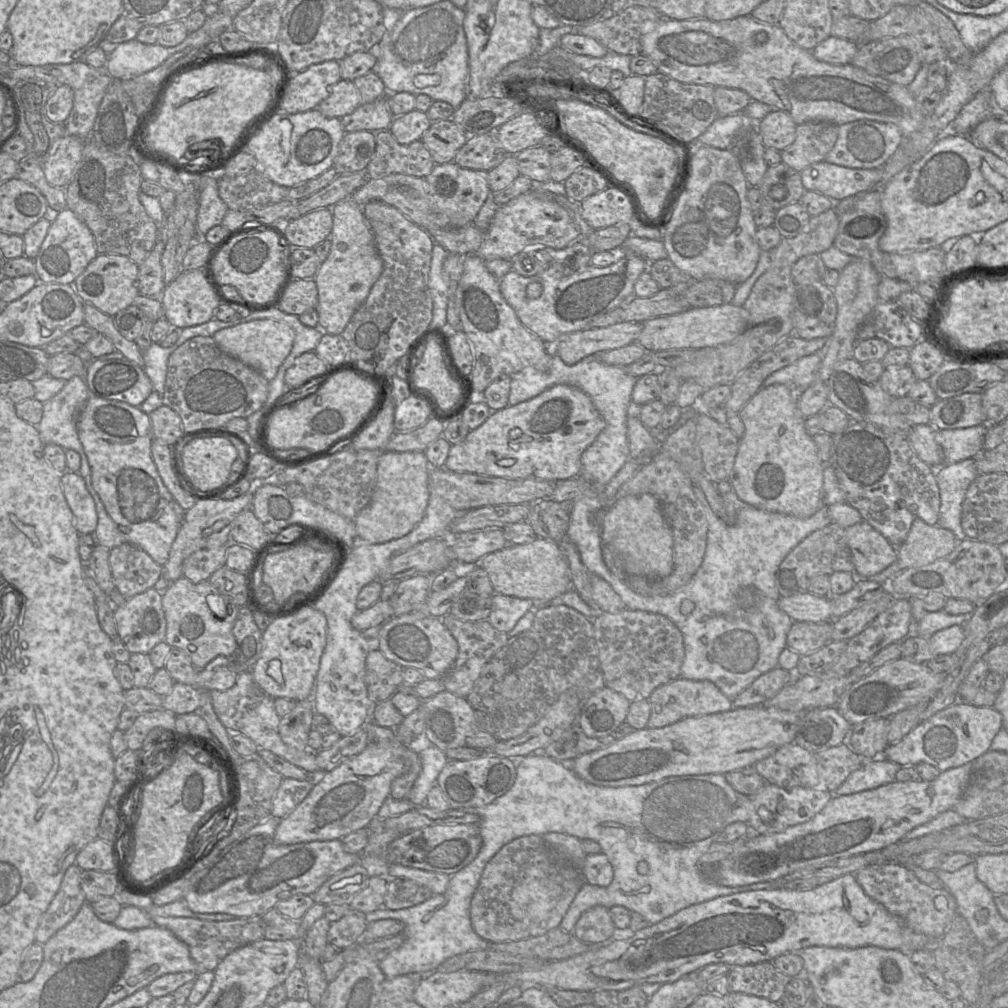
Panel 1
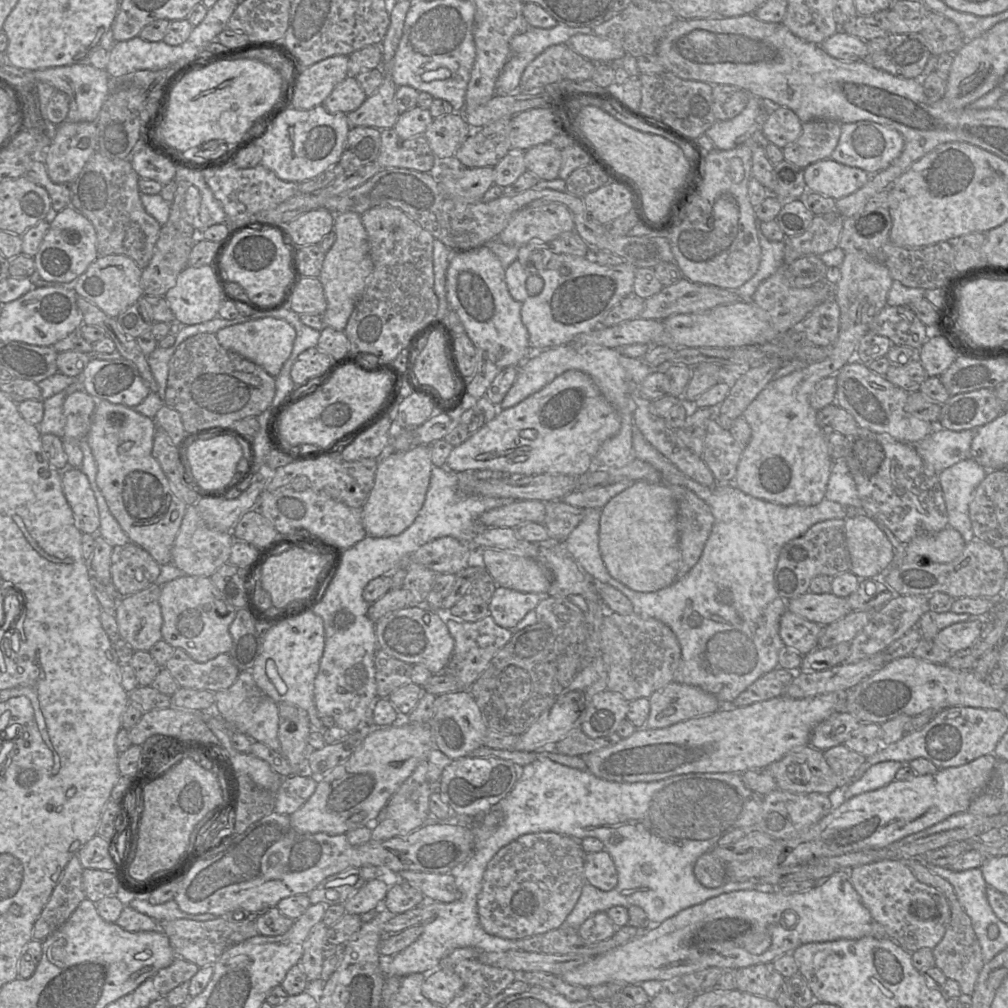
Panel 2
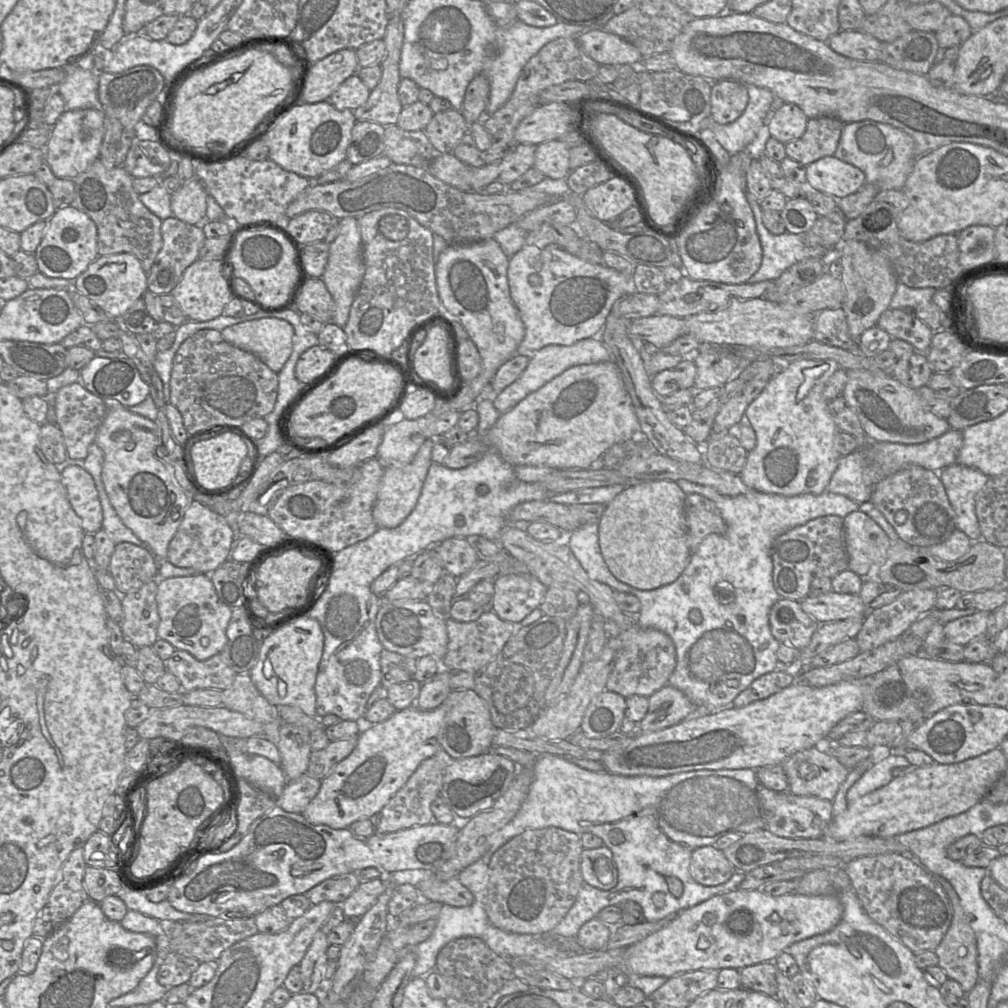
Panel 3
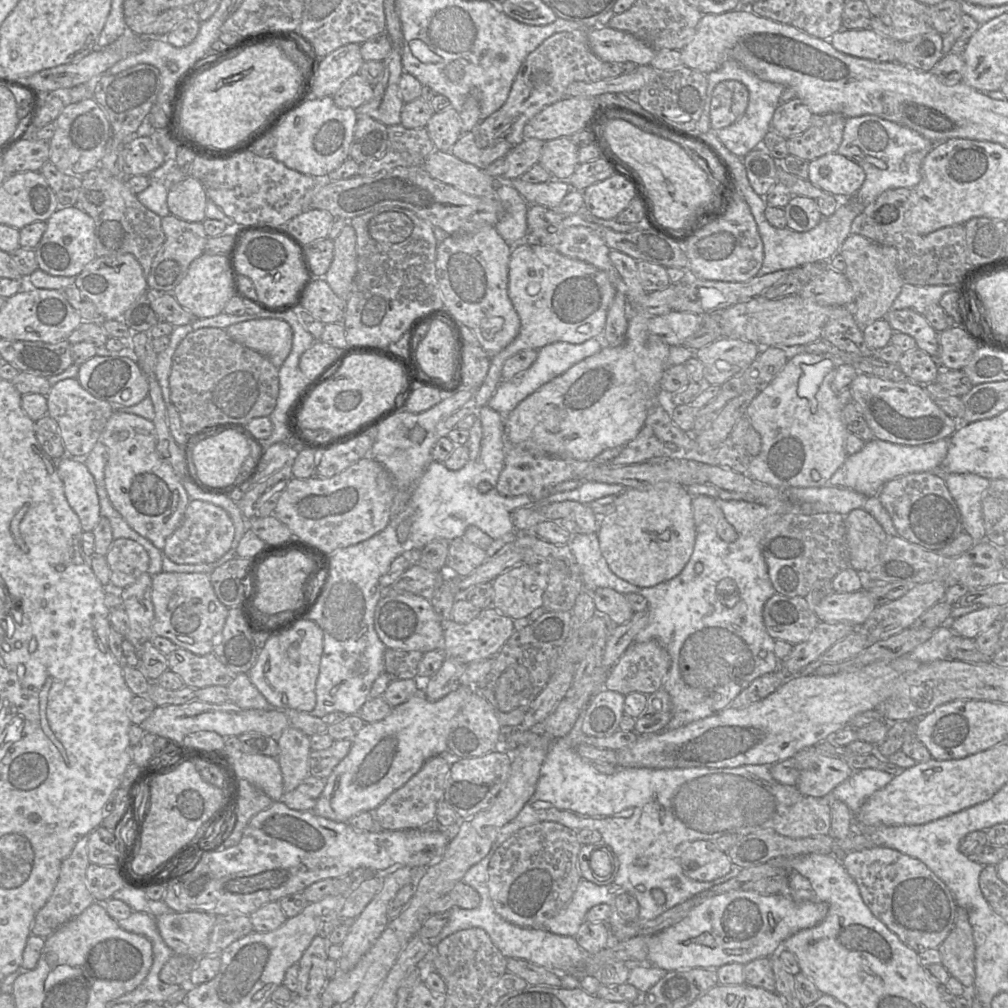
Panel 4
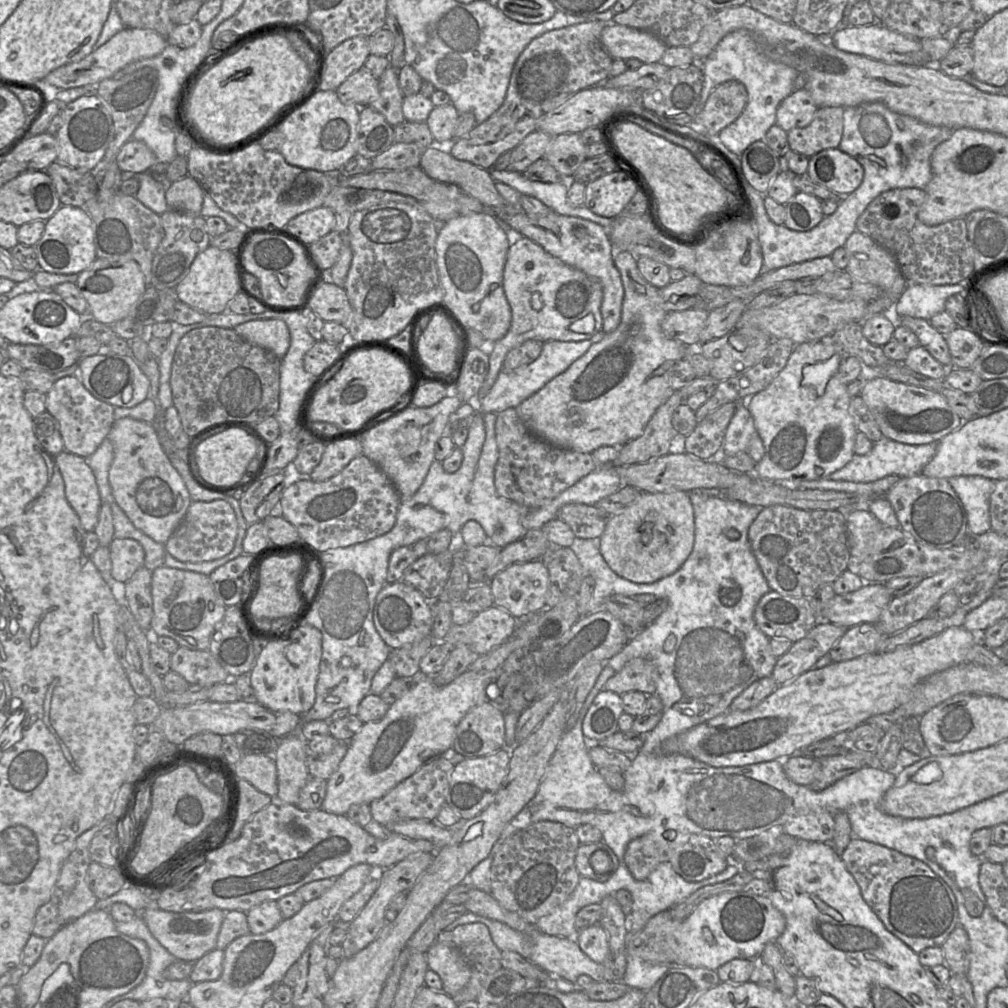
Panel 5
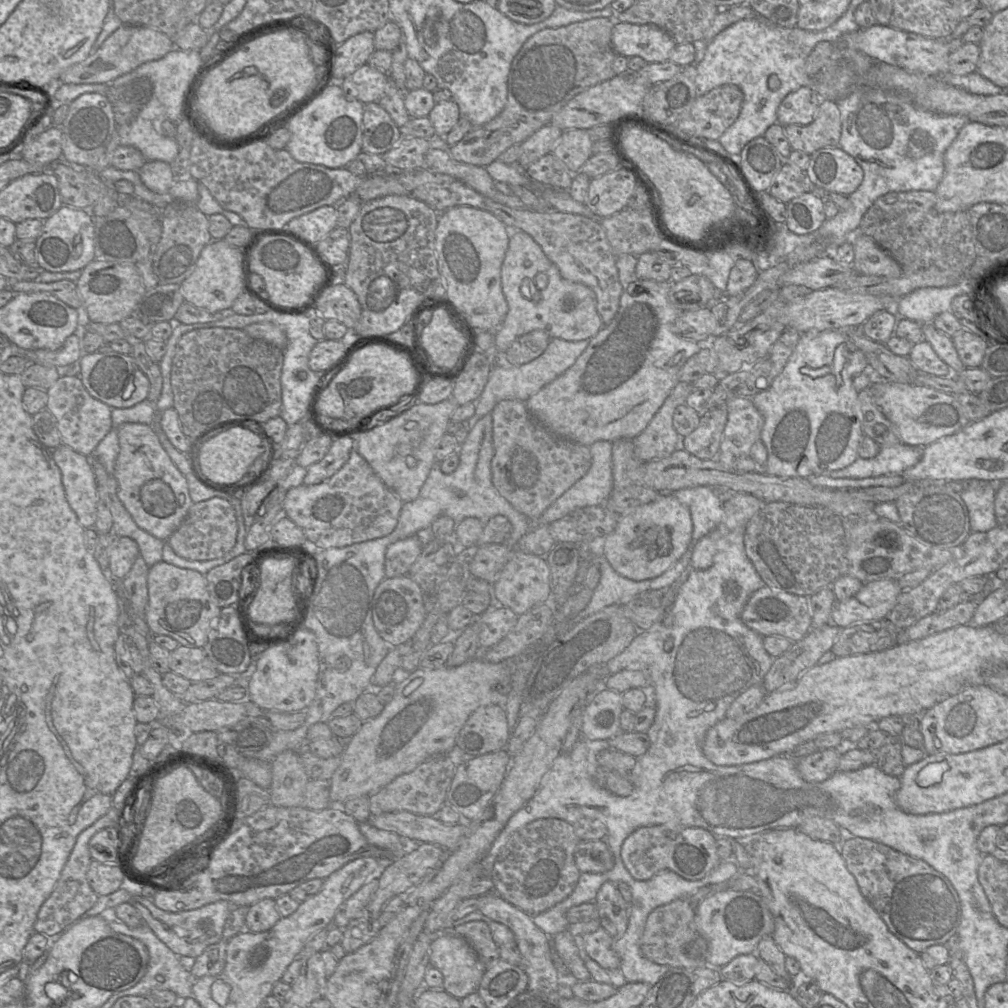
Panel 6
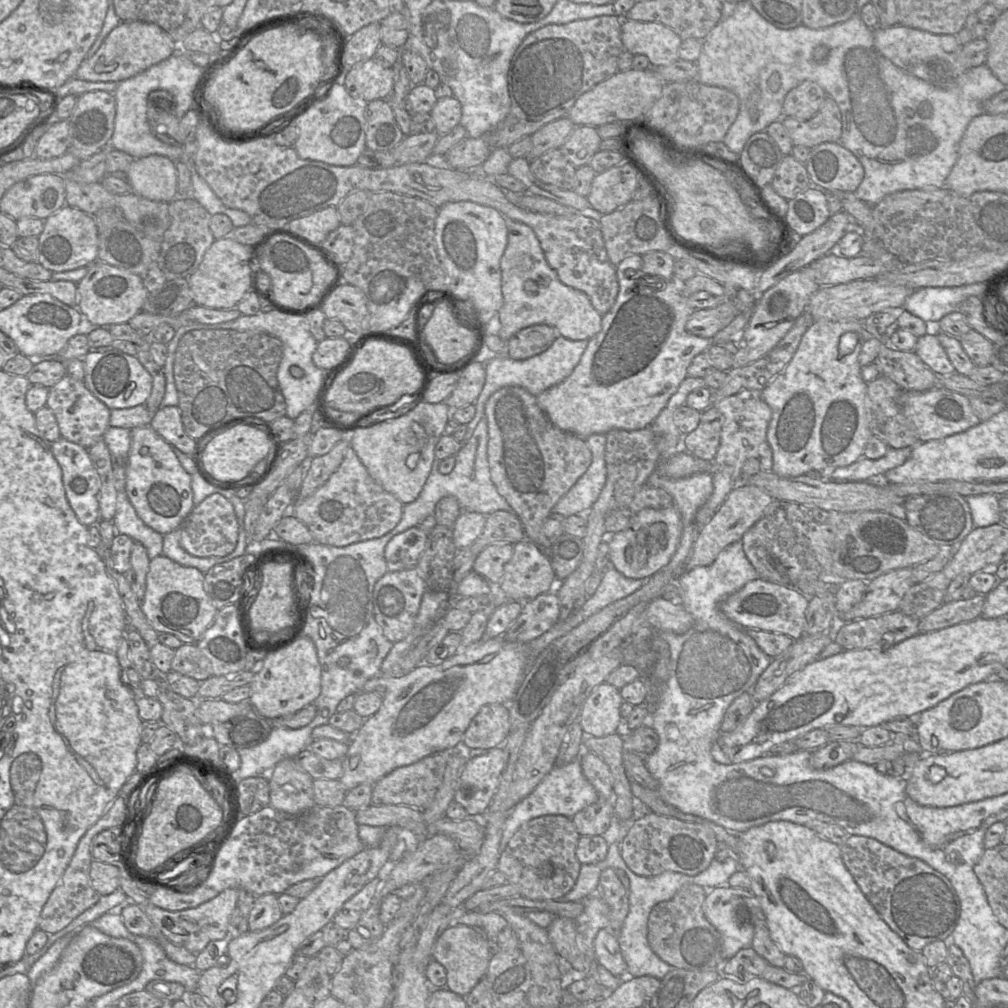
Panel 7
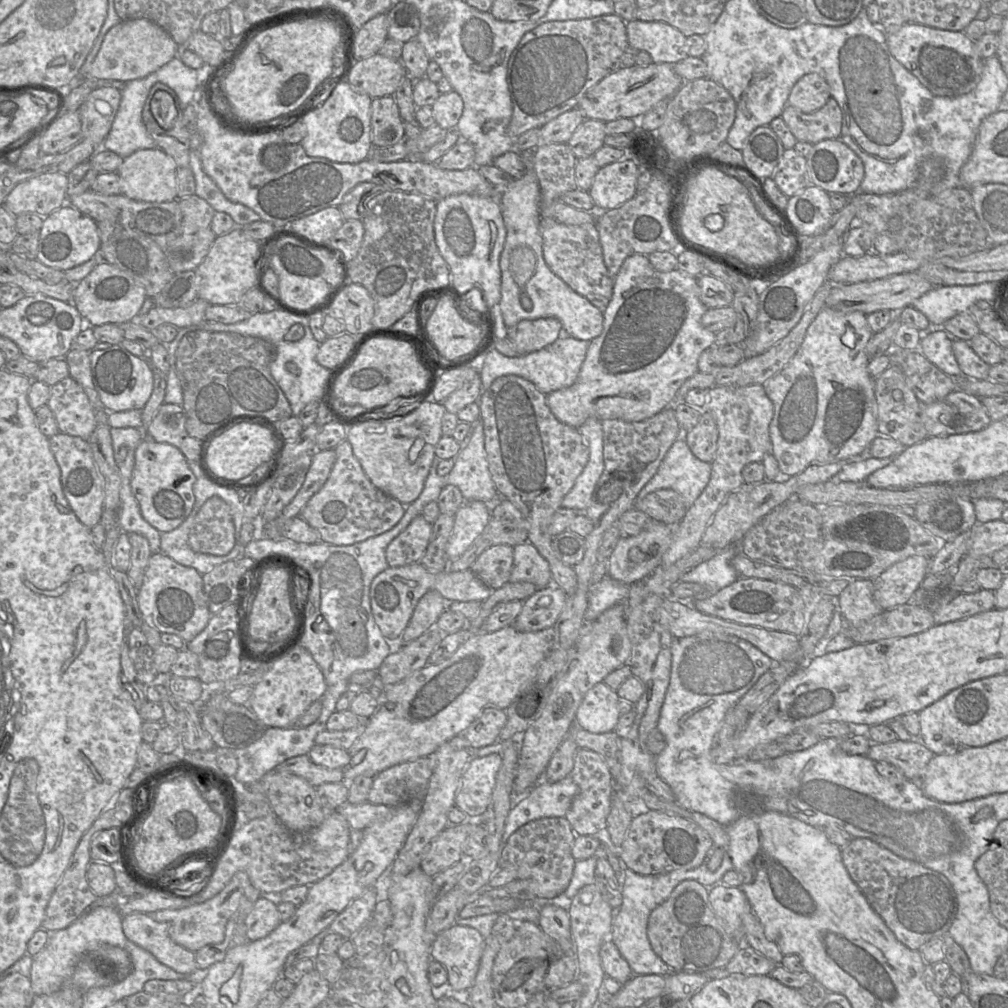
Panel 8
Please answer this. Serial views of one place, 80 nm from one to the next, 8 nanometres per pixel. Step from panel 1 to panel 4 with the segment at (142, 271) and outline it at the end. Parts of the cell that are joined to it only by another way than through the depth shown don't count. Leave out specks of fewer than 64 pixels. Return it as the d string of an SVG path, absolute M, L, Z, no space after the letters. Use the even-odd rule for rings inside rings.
M172 214L161 218L165 241L153 258L150 273L147 277L148 288L165 293L172 293L185 276L191 262L204 253L208 235L201 222L187 222Z

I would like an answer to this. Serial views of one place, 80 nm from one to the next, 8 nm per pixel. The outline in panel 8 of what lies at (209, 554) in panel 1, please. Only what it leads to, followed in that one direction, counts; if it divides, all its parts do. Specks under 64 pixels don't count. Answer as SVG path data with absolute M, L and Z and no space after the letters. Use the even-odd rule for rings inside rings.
M220 497L209 498L198 511L188 543L198 553L227 555L234 547L235 526L229 505Z

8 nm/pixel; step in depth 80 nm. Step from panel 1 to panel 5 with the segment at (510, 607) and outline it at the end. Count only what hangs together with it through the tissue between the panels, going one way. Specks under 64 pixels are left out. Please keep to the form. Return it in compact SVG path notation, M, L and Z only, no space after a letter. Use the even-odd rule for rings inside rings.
M542 559L514 563L499 572L489 583L494 605L509 612L518 621L531 617L546 608L549 572Z

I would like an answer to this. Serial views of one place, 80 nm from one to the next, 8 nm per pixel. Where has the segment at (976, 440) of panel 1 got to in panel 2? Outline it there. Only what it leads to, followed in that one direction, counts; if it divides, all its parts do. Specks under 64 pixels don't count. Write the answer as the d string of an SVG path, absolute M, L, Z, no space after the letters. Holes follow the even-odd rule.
M935 427L932 433L912 443L923 460L936 472L971 457L971 443L975 429L953 431Z

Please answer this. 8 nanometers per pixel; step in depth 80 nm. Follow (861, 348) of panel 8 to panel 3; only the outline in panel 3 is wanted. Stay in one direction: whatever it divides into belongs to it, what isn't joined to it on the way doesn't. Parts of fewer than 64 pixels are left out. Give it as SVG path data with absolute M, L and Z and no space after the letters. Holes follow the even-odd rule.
M831 359L791 362L769 380L762 392L746 408L744 420L753 427L757 438L756 446L748 452L746 464L740 473L741 479L750 489L783 496L807 493L819 495L827 490L841 457L836 449L836 434L840 430L829 411L829 401L825 399L823 392L827 381L839 368L840 365Z

